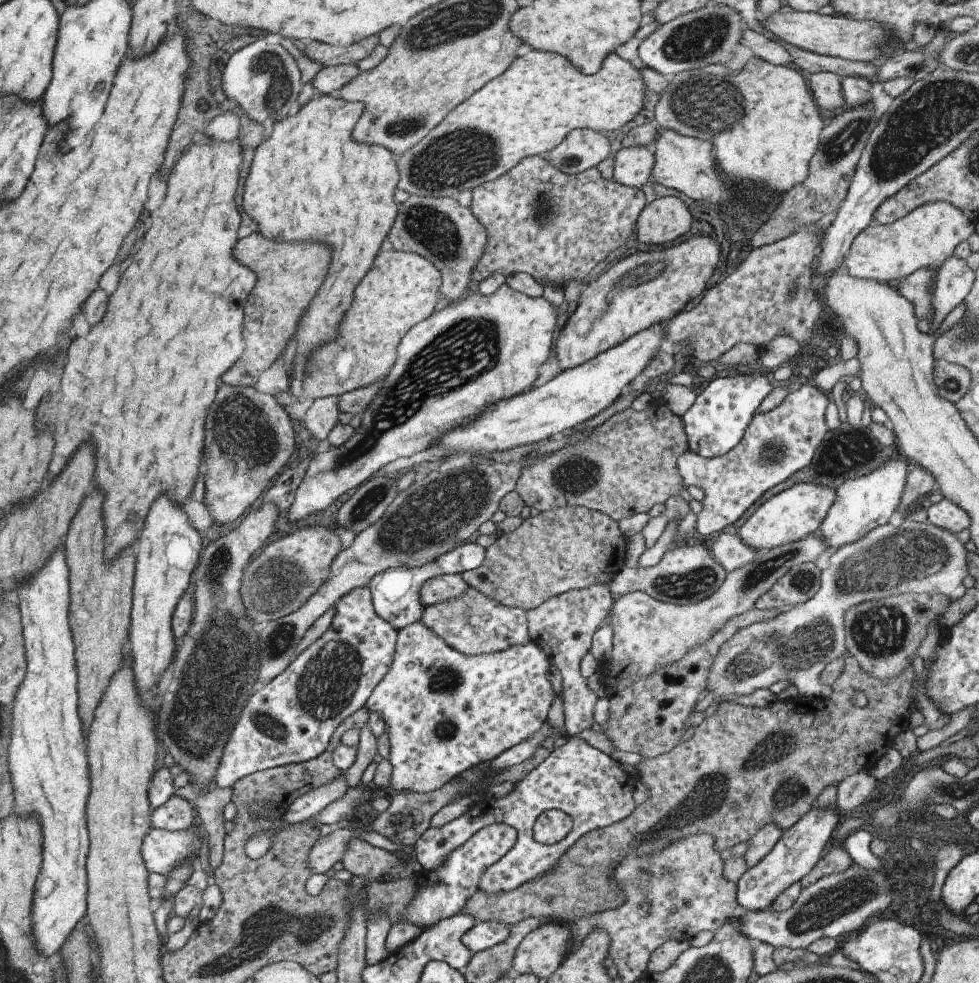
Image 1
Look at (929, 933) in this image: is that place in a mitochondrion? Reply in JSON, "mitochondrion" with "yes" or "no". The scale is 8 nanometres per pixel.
{"mitochondrion":"no"}

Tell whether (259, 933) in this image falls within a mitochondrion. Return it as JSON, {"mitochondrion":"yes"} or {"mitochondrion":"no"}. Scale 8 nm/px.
{"mitochondrion":"yes"}

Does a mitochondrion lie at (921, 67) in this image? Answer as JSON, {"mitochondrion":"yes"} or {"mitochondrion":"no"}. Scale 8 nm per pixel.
{"mitochondrion":"yes"}

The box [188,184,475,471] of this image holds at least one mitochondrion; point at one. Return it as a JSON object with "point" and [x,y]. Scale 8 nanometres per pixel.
{"point":[426,226]}

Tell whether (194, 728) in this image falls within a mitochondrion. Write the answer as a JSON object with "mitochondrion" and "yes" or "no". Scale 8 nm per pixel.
{"mitochondrion":"yes"}

